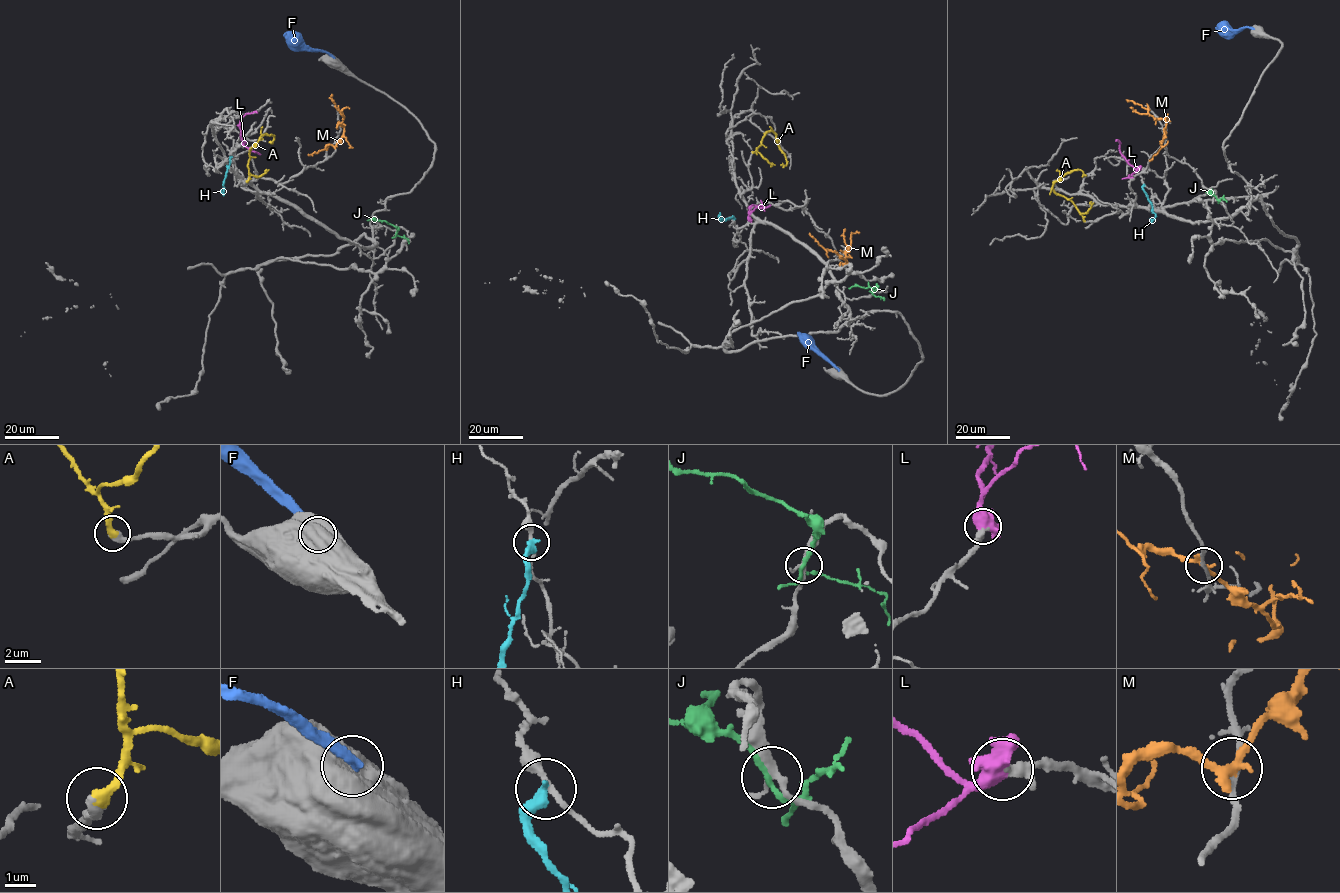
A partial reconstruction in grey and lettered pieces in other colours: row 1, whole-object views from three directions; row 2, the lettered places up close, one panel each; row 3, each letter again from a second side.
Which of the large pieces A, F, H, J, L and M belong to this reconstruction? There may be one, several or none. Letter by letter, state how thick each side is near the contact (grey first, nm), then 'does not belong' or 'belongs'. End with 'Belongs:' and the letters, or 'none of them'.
A: calibres 400 and 400 nm; belongs
F: calibres 1100 and 360 nm; does not belong
H: calibres 240 and 420 nm; does not belong
J: calibres 280 and 190 nm; does not belong
L: calibres 240 and 550 nm; belongs
M: calibres 190 and 280 nm; does not belong
Belongs: A, L

